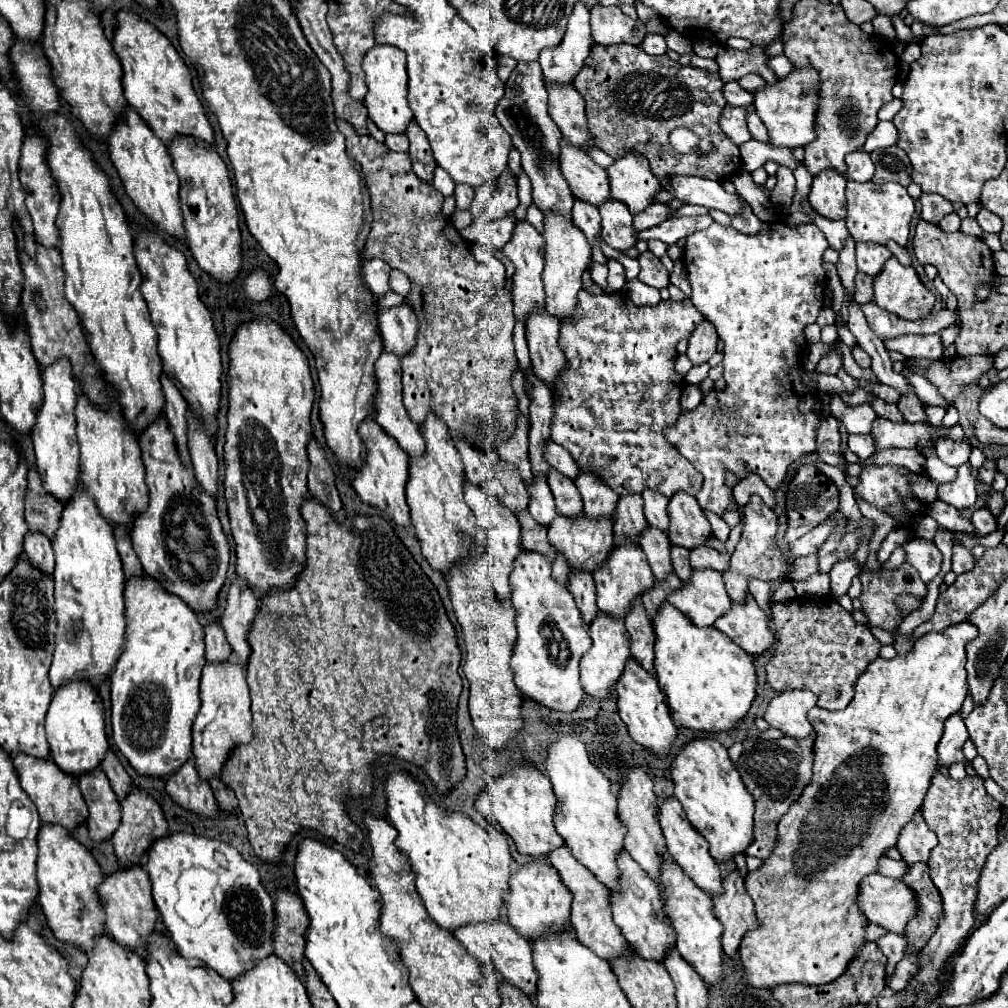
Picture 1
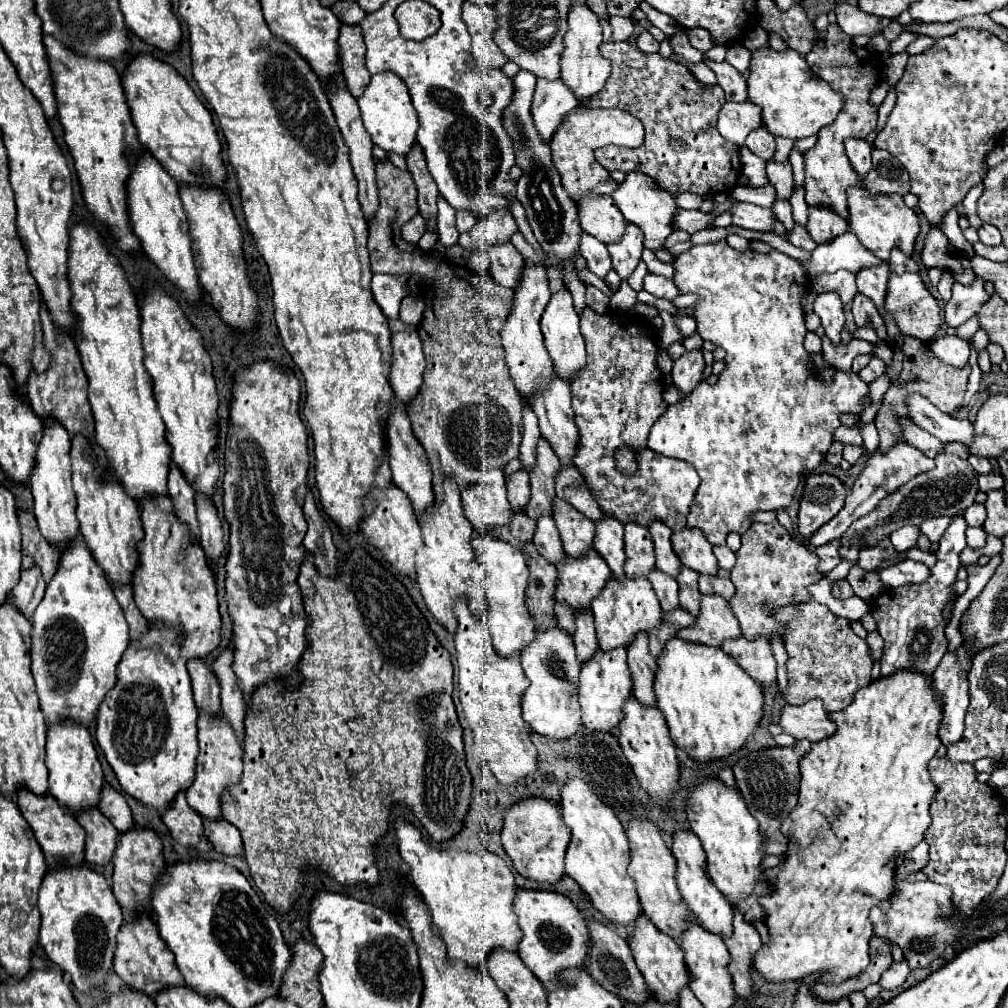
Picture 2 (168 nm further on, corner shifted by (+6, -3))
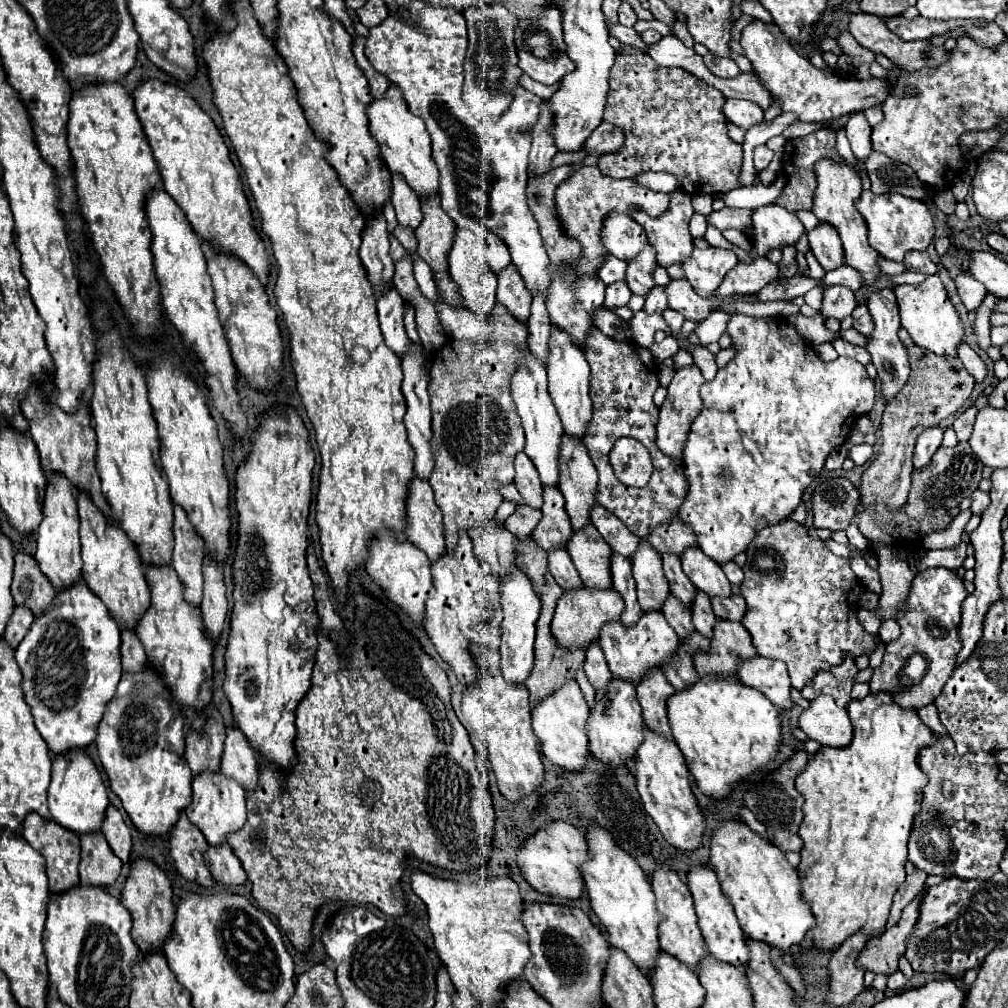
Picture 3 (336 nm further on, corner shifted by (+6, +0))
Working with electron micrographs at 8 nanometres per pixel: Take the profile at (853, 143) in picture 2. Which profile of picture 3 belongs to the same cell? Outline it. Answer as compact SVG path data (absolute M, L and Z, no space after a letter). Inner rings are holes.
M853 113L851 119L845 125L845 133L847 133L853 155L859 161L865 161L873 151L871 149L871 127L869 127L865 115L863 113Z

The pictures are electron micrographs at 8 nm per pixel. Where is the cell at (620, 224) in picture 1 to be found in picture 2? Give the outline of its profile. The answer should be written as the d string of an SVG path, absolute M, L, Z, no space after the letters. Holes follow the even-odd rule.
M627 224L627 232L623 240L619 244L609 244L607 250L613 260L613 270L621 276L621 280L627 280L641 260L643 232L639 232L635 224Z

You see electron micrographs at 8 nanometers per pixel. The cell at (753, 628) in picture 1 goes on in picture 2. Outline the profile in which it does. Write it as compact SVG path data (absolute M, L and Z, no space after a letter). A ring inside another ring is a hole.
M765 638L729 640L721 650L727 652L759 686L767 688L777 682L777 662L771 644Z

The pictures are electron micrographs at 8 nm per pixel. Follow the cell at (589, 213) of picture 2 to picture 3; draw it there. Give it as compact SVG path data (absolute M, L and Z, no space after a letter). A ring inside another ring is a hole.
M609 213L607 221L603 221L601 241L611 255L629 261L647 245L647 235L643 227L629 215Z

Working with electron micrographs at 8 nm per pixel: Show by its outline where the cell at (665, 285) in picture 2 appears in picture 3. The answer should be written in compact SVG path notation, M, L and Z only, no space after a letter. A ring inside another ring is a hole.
M671 279L669 285L665 285L665 295L669 301L669 307L679 311L685 319L703 321L719 301L733 301L733 299L703 299L691 289L691 283L687 279Z

